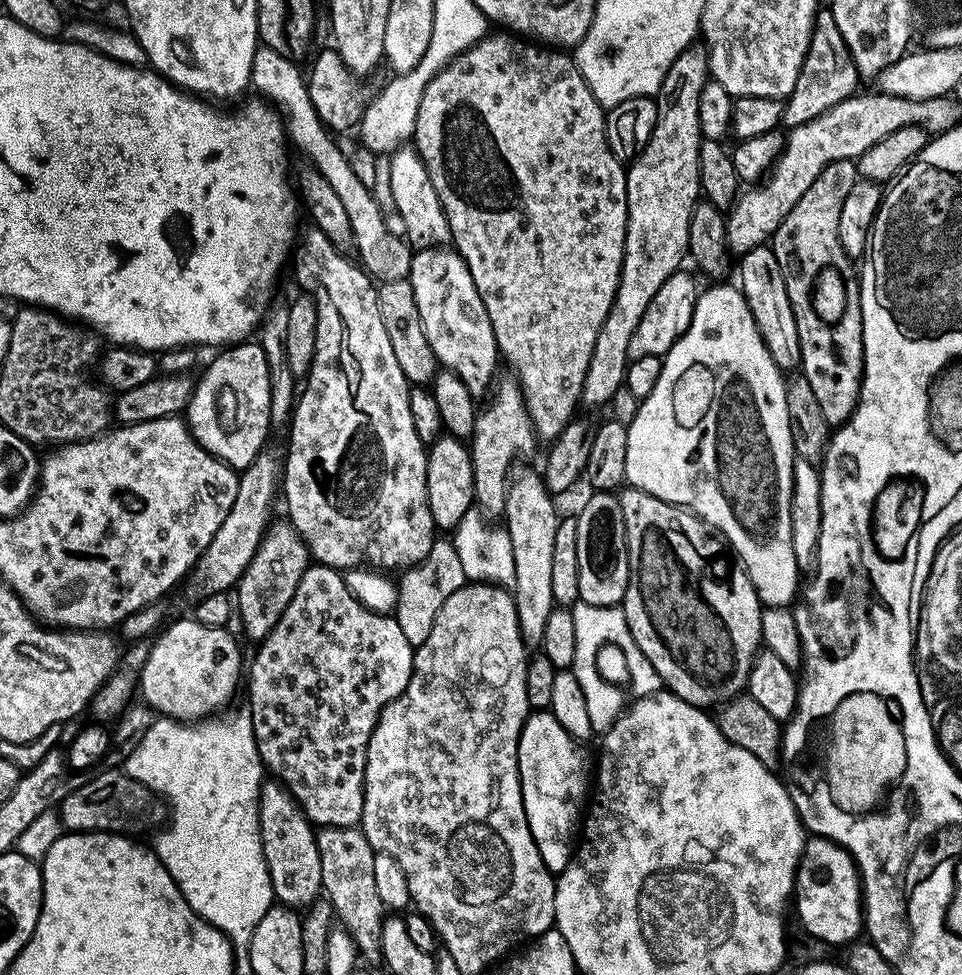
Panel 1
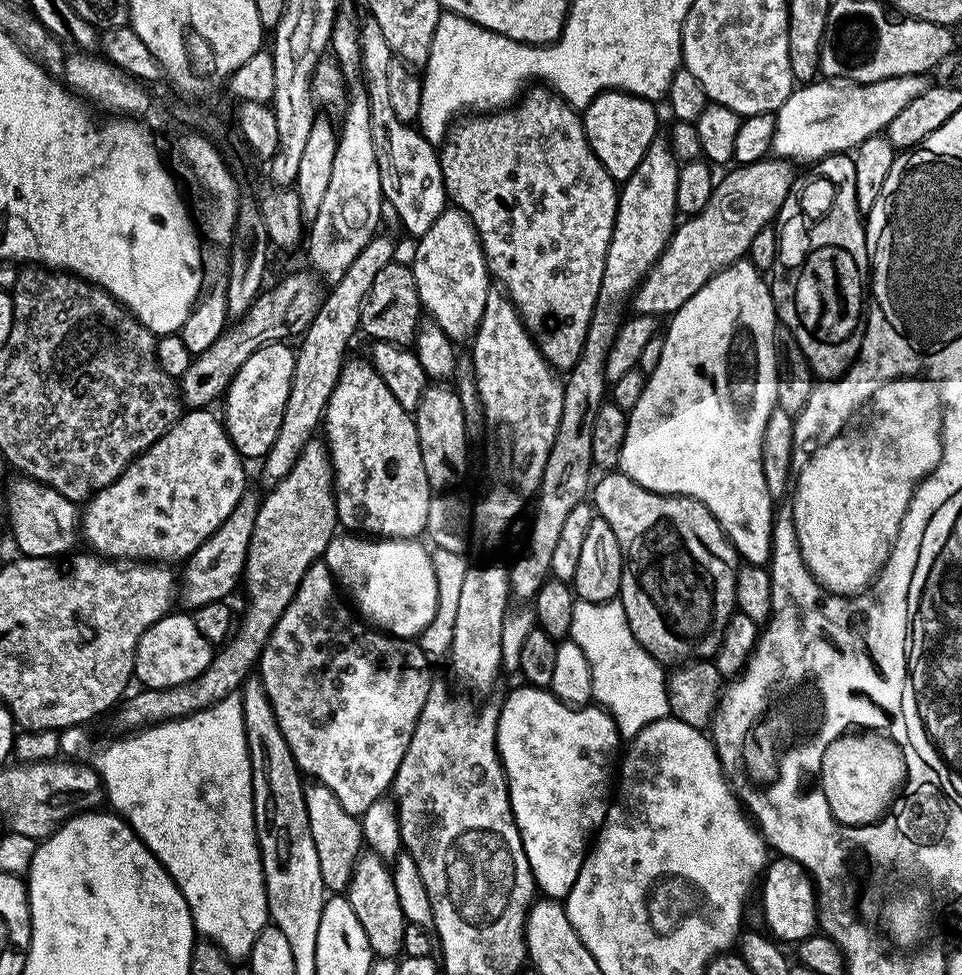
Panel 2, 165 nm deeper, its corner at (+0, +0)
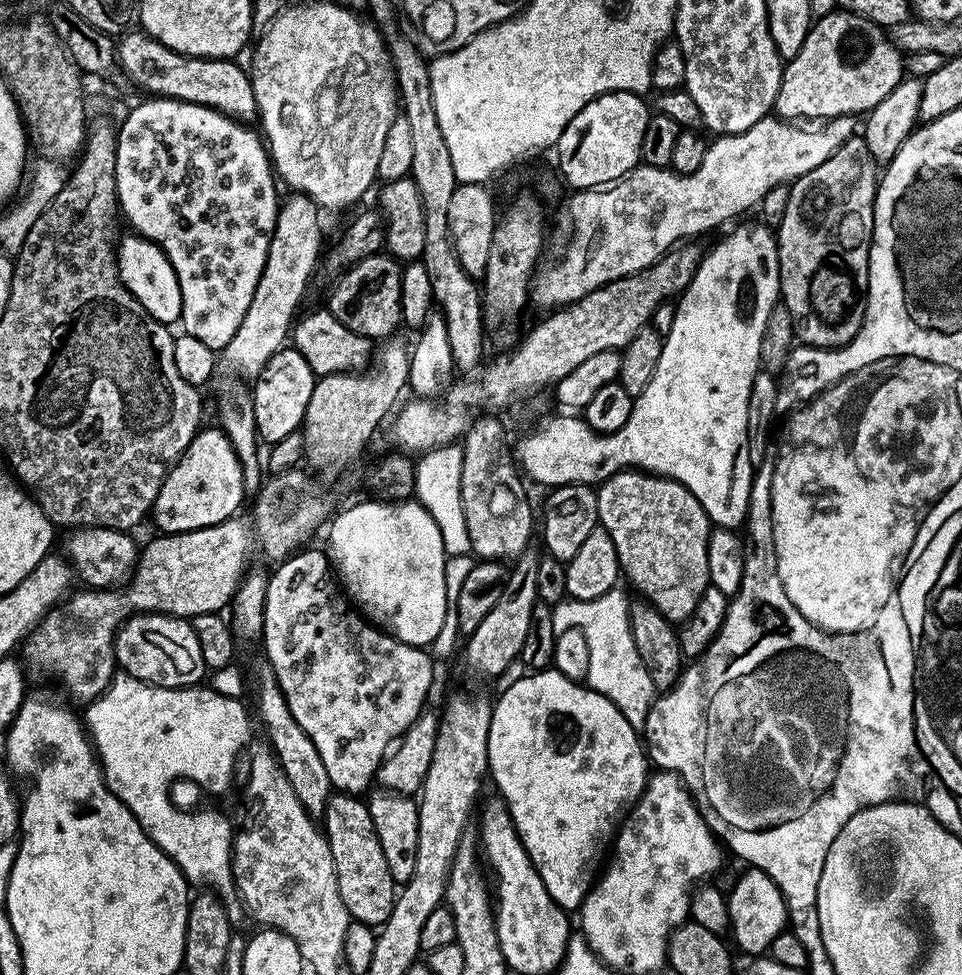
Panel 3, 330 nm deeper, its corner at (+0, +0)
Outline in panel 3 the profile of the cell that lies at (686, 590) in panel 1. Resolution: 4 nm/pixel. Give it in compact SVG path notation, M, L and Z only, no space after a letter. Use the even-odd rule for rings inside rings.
M643 470L616 472L599 485L596 497L599 527L604 528L606 534L610 534L610 542L614 542L623 579L628 579L640 591L637 593L649 604L653 604L658 614L662 614L668 621L688 620L690 614L694 614L694 606L698 606L702 594L710 587L706 566L710 521L698 498L694 498L694 494L690 494L690 490L677 480L653 476L651 472Z

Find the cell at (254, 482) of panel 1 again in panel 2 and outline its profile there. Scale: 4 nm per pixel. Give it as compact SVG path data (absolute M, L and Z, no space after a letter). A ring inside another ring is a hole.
M377 234L370 242L366 242L362 254L358 254L358 258L350 262L346 274L342 274L342 278L338 278L338 282L327 289L317 316L299 337L300 348L295 349L296 362L290 384L290 398L286 400L282 426L278 426L278 438L274 438L274 446L270 446L270 450L262 458L264 476L269 482L286 478L286 474L294 470L294 462L298 462L302 450L317 435L324 419L324 411L330 402L330 394L334 394L334 386L346 363L344 351L347 350L352 335L357 335L360 312L368 299L368 291L372 289L374 278L378 278L382 266L393 263L395 256L392 255L395 252L391 238L383 234Z

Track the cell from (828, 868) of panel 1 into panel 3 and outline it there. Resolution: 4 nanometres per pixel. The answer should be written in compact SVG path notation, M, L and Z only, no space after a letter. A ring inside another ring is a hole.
M751 866L743 870L745 872L737 878L732 892L727 893L730 940L732 936L731 943L737 949L740 947L748 958L760 958L767 953L774 938L785 932L789 923L788 907L782 898L782 890L778 890L776 883L765 872Z

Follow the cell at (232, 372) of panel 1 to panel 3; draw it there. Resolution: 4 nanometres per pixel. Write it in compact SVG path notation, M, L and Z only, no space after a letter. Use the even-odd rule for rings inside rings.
M294 346L283 347L268 359L250 388L256 434L265 445L277 444L286 438L286 434L297 431L303 425L306 406L310 406L310 394L314 394L317 379L316 373L310 370L310 362L306 362Z

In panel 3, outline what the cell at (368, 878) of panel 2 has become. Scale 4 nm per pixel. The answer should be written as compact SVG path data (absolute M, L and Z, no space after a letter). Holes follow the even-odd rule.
M356 794L329 796L328 805L324 807L322 828L328 837L330 854L334 858L338 894L342 894L342 902L346 902L349 917L357 924L384 924L386 918L390 918L398 885L392 879L390 866L386 866L382 842L378 842L378 834L374 830L367 803Z

